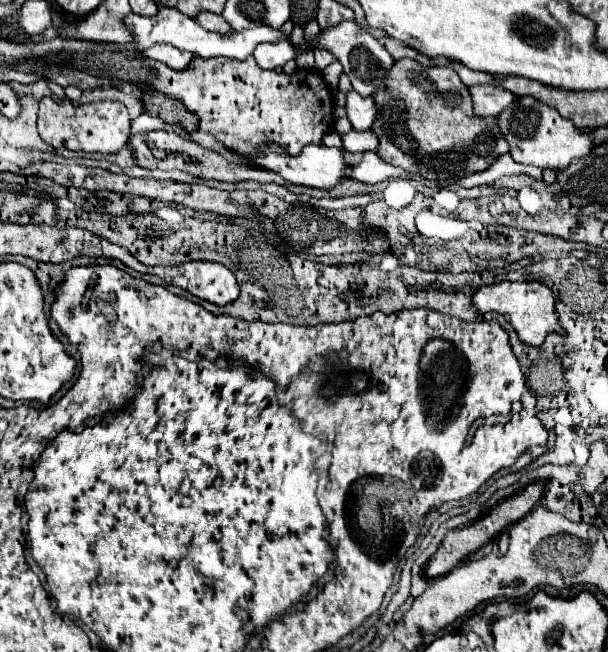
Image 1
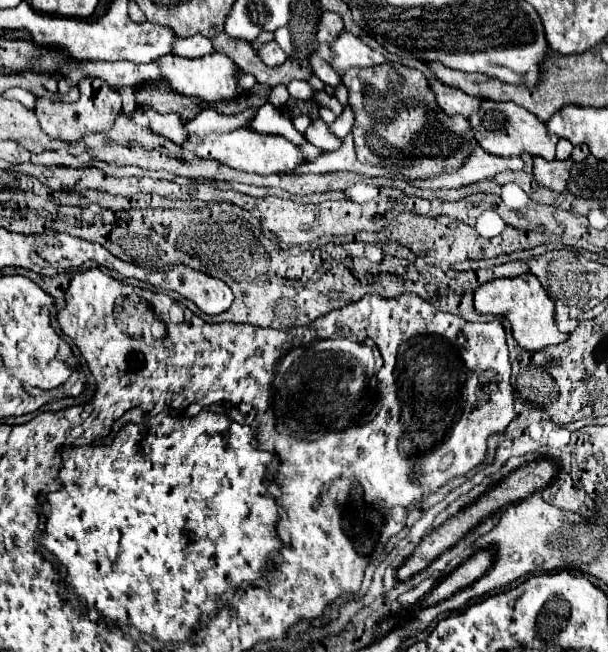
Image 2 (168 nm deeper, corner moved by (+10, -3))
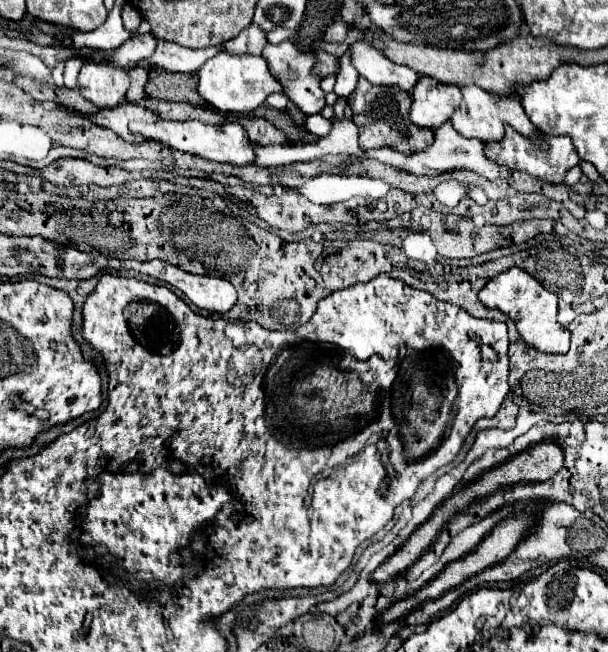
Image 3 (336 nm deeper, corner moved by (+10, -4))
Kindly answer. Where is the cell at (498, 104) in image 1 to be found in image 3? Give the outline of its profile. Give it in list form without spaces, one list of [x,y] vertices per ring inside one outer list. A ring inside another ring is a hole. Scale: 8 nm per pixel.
[[[423,76],[413,88],[409,120],[419,128],[437,128],[453,114],[457,108],[457,100],[461,100],[461,92],[455,84],[443,84],[435,78]]]

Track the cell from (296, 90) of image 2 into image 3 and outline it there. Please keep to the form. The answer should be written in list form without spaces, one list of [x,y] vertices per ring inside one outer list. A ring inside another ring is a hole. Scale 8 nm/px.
[[[221,52],[215,58],[207,60],[197,70],[199,76],[199,94],[219,112],[233,112],[233,114],[247,114],[259,108],[265,98],[273,92],[284,94],[281,84],[273,80],[267,60],[263,56],[253,56],[253,54],[227,54]]]

